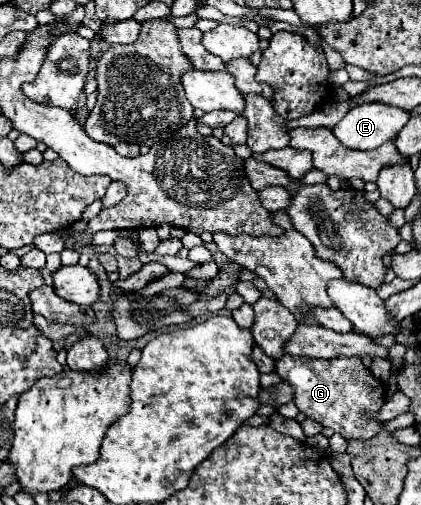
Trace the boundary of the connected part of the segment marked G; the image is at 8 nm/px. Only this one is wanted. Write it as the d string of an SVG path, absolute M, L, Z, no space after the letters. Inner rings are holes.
M284 356L276 360L276 374L288 380L296 392L294 404L308 418L332 428L346 440L360 438L368 440L382 430L382 424L374 418L386 400L386 388L376 380L360 358L304 358L304 356Z

